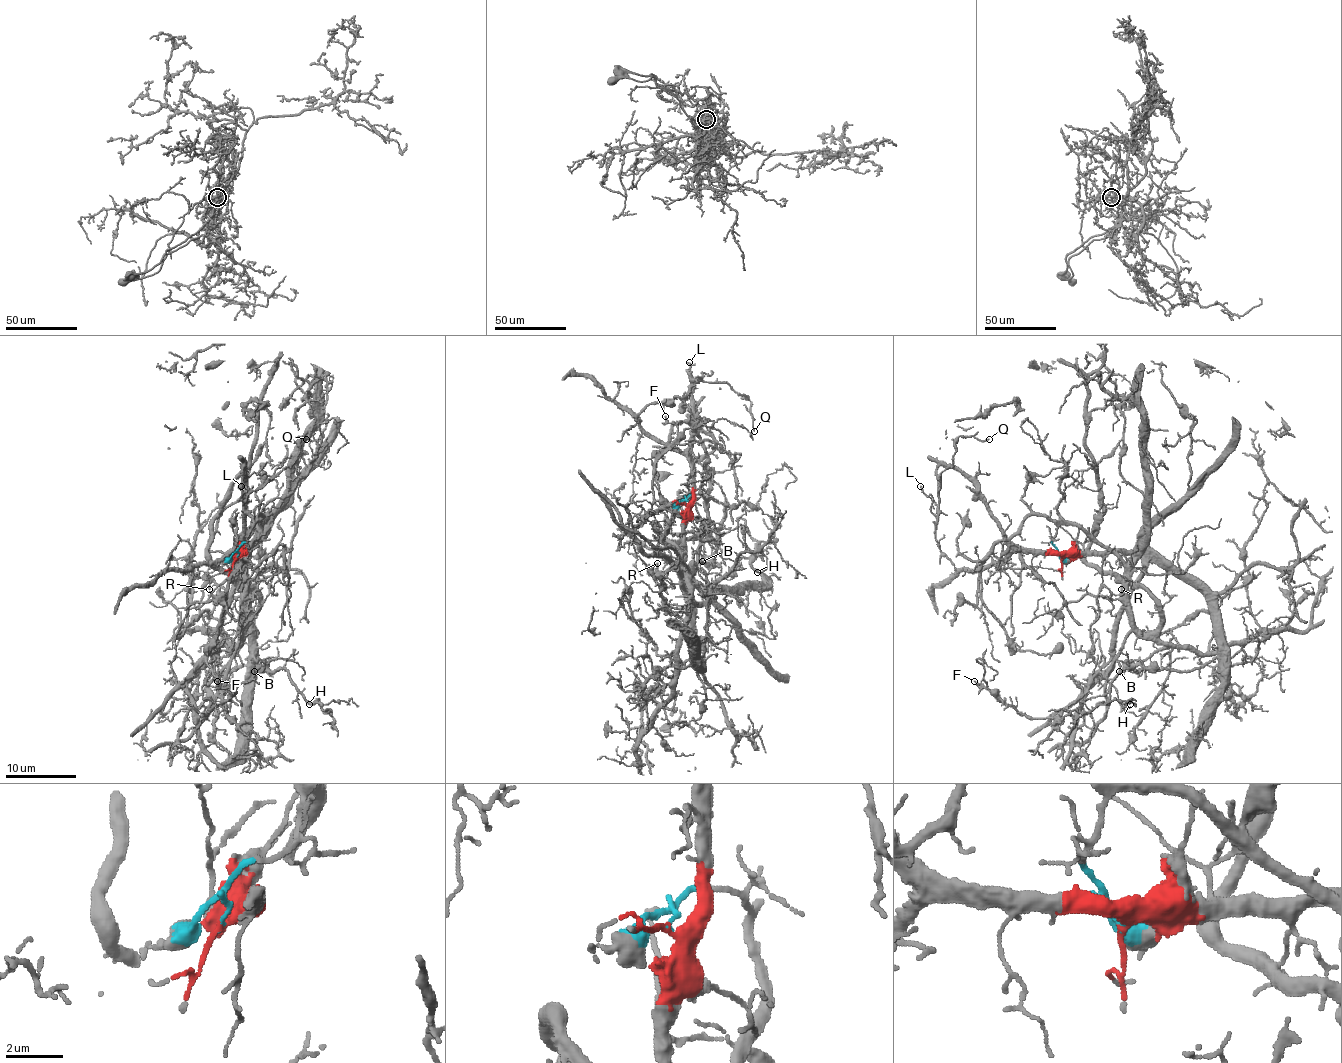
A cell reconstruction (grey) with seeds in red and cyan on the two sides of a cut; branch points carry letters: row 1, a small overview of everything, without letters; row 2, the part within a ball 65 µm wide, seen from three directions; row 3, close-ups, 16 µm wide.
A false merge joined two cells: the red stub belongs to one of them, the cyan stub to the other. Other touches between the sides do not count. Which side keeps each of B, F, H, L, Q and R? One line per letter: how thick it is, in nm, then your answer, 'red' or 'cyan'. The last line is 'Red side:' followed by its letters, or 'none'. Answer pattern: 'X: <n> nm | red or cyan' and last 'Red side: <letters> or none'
B: 140 nm | red
F: 120 nm | red
H: 110 nm | red
L: 90 nm | red
Q: 130 nm | red
R: 100 nm | red
Red side: B, F, H, L, Q, R

